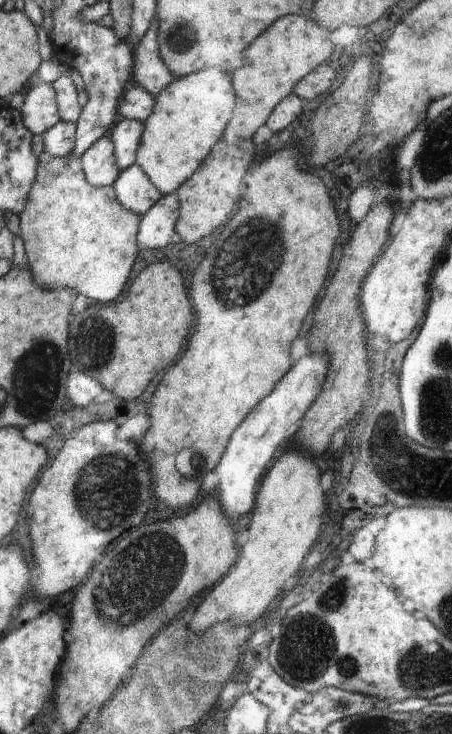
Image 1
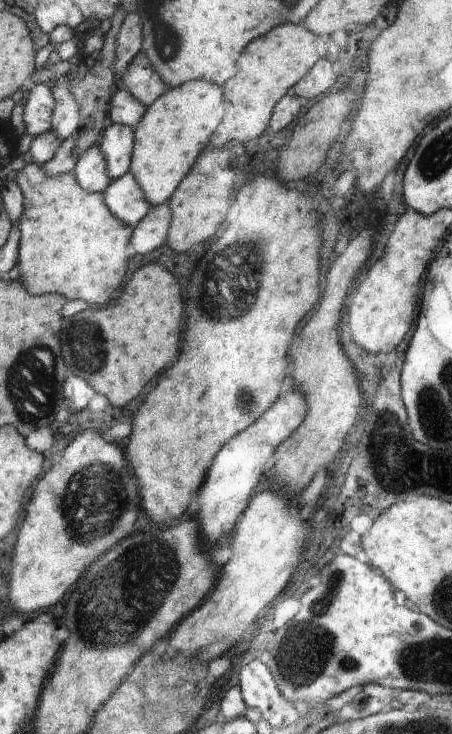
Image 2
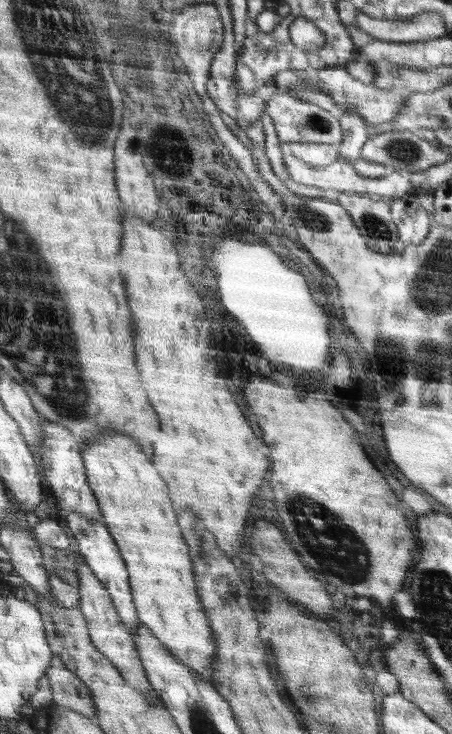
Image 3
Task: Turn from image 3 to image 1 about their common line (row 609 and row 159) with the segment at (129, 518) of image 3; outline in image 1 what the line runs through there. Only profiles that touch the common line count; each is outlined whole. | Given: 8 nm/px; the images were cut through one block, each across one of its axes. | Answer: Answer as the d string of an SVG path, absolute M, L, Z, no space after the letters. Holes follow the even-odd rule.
M208 68L202 72L196 72L192 76L177 77L156 96L156 106L153 114L144 124L144 134L141 136L140 150L137 151L137 164L142 168L142 172L150 178L150 182L156 186L156 190L161 195L175 194L179 186L182 186L194 174L194 171L204 162L210 148L220 142L218 138L224 132L226 122L232 118L236 94L230 82L230 76Z

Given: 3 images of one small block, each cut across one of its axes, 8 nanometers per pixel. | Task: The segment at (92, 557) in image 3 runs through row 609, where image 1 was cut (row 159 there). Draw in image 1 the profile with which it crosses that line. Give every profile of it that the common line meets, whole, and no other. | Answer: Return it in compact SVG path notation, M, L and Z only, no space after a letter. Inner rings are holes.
M120 118L111 129L114 153L121 170L132 167L137 162L137 151L140 150L144 124L136 119Z

